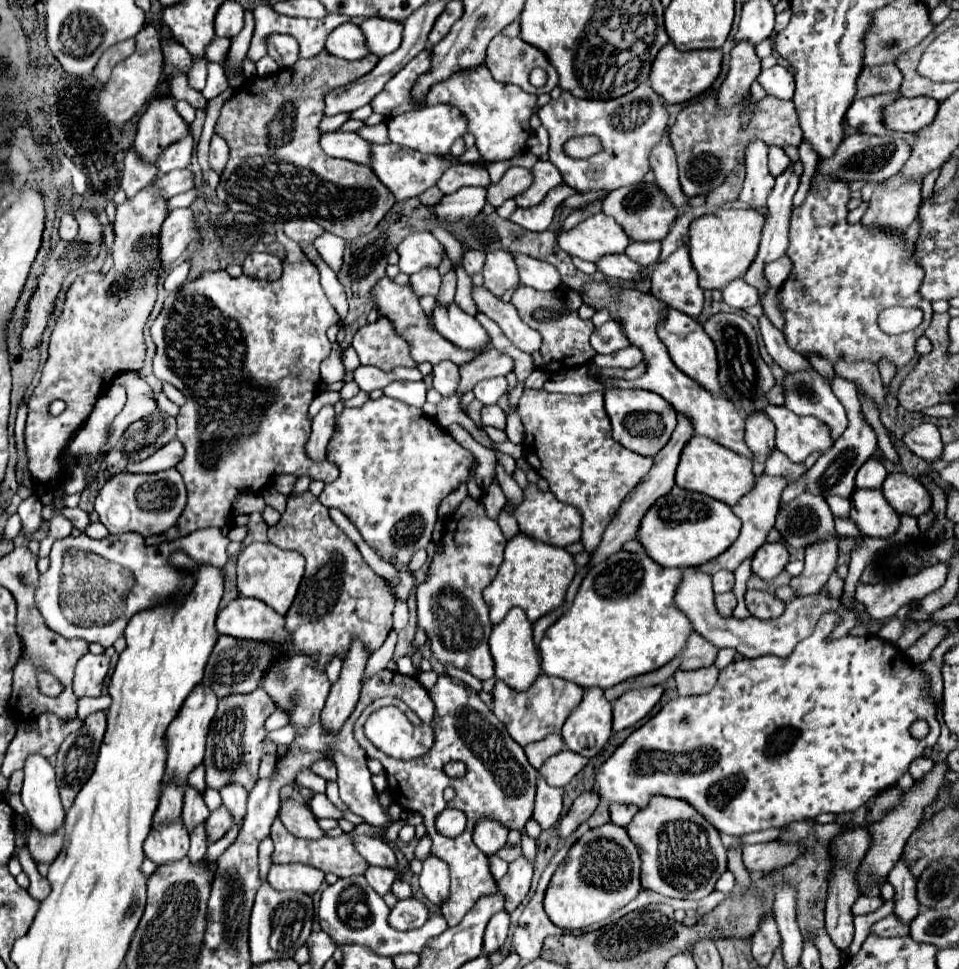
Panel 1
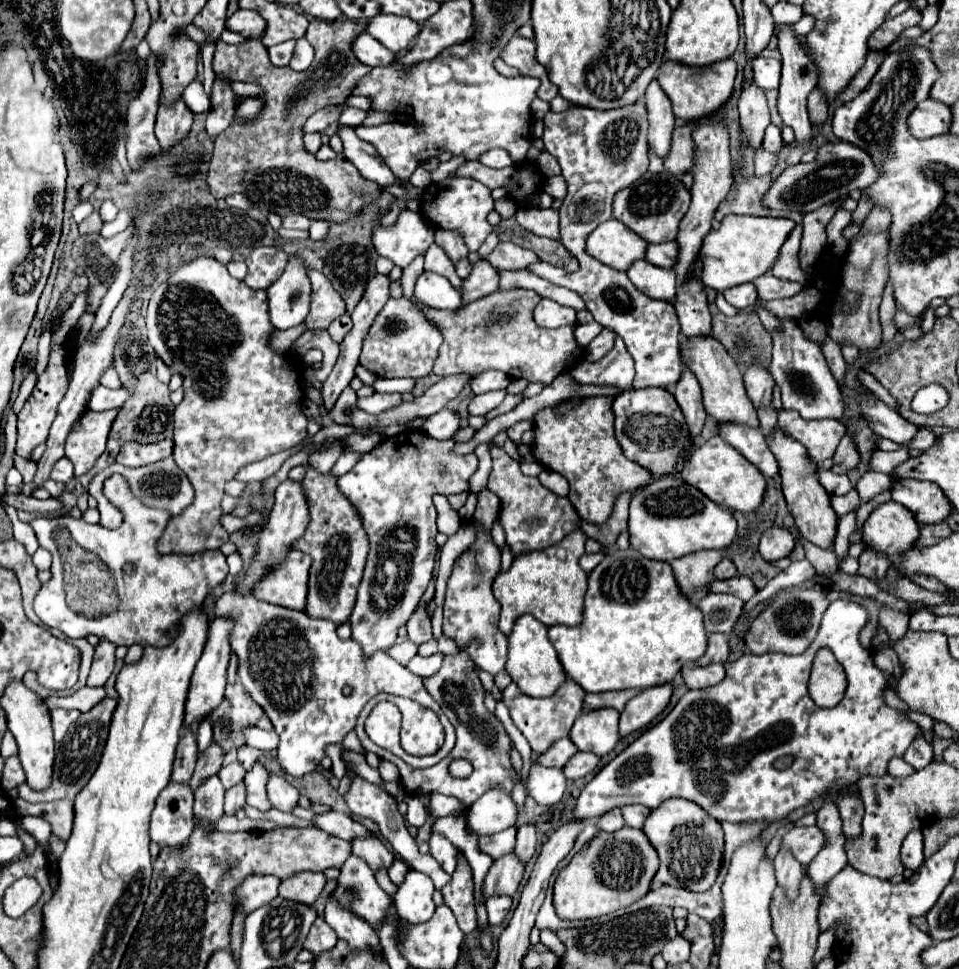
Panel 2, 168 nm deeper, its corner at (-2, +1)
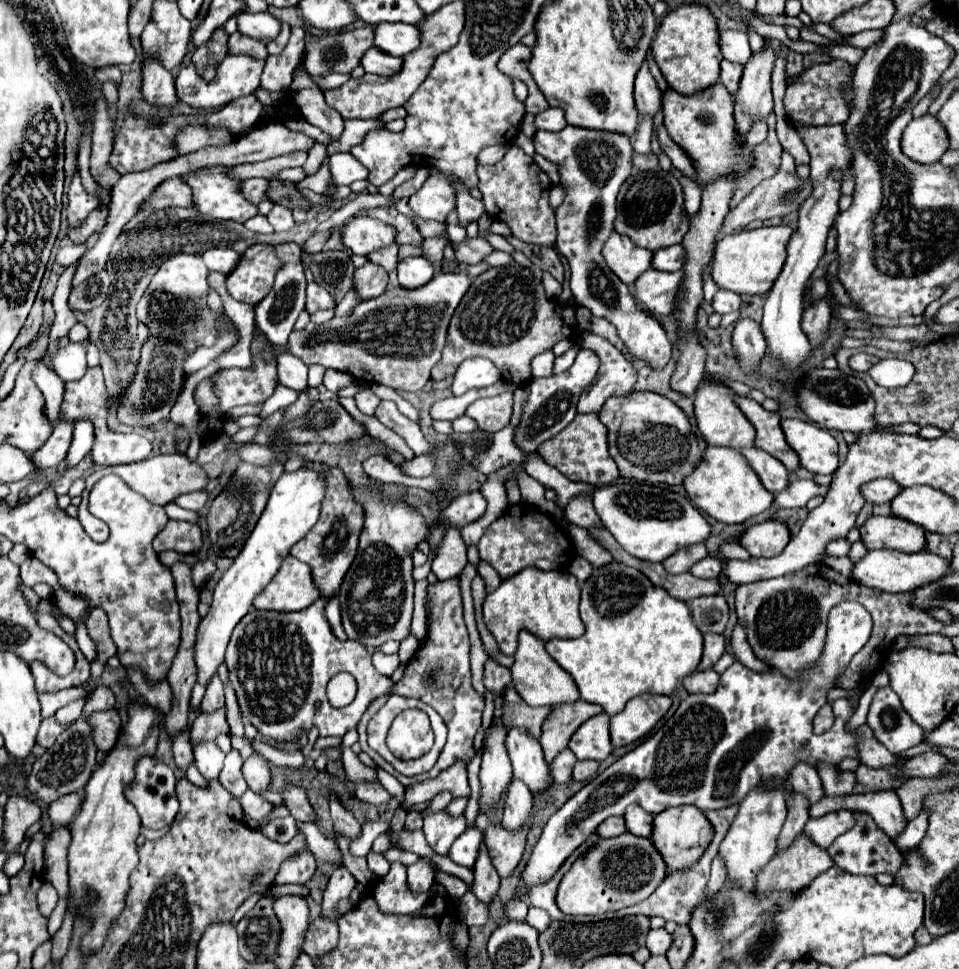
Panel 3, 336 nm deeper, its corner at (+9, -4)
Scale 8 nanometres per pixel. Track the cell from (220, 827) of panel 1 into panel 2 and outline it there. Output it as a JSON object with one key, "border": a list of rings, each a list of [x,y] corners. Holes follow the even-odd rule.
{"border":[[[245,785],[225,791],[225,815],[235,815],[245,805]]]}

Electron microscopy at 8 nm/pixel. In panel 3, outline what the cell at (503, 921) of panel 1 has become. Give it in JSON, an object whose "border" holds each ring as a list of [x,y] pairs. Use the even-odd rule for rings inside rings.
{"border":[[[486,844],[480,846],[480,852],[478,852],[472,872],[474,872],[474,894],[478,896],[478,900],[490,904],[498,892],[500,876],[496,874],[496,868],[492,866]]]}

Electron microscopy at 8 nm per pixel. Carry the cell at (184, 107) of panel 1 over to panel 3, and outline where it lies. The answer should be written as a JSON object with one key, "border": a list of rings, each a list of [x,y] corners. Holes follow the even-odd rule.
{"border":[[[226,54],[218,64],[216,64],[216,76],[212,82],[204,82],[200,78],[200,74],[196,72],[194,62],[186,62],[176,78],[176,94],[180,100],[184,100],[186,104],[190,104],[192,108],[204,108],[204,110],[212,110],[218,106],[224,106],[240,96],[250,96],[256,92],[256,88],[260,86],[260,76],[262,70],[266,66],[266,60],[258,60],[246,54]]]}

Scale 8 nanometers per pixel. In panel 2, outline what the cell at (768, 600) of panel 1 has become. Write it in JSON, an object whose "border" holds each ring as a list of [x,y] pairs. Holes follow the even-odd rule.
{"border":[[[737,575],[737,577],[733,577],[731,581],[719,581],[719,579],[717,579],[717,581],[713,581],[711,591],[735,595],[735,597],[739,597],[743,603],[747,603],[747,601],[757,593],[753,581],[751,581],[749,577],[743,577],[743,575]]]}

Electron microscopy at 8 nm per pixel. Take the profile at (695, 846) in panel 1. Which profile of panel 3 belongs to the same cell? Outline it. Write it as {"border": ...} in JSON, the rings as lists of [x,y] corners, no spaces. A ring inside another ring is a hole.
{"border":[[[676,806],[672,810],[664,810],[664,814],[658,814],[654,818],[652,838],[656,842],[656,848],[660,848],[660,854],[664,854],[670,870],[682,870],[684,866],[692,866],[692,862],[696,862],[696,858],[700,858],[700,854],[704,854],[704,850],[708,848],[712,836],[714,828],[710,820],[696,806]]]}

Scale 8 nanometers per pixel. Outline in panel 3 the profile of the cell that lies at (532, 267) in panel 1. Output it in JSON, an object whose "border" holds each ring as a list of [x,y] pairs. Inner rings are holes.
{"border":[[[466,236],[460,244],[452,244],[452,250],[458,262],[468,262],[468,264],[482,262],[484,256],[492,252],[488,240],[482,236],[474,236],[474,238]]]}

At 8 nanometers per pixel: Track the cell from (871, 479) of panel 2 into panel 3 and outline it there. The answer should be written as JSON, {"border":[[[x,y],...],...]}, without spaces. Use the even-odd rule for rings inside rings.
{"border":[[[878,478],[874,482],[864,484],[864,498],[872,504],[892,502],[900,492],[902,492],[902,486],[898,486],[890,478]]]}

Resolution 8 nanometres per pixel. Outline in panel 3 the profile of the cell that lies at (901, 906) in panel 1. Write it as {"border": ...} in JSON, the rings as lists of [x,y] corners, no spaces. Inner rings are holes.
{"border":[[[878,790],[878,792],[858,792],[846,796],[828,796],[824,794],[812,808],[810,816],[824,816],[826,812],[850,808],[850,810],[864,810],[874,818],[880,830],[884,830],[890,838],[896,838],[904,828],[906,820],[902,814],[900,798],[894,790]]]}

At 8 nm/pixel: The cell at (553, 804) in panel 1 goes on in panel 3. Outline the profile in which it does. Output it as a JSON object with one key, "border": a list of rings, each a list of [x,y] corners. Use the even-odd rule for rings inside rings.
{"border":[[[512,728],[506,738],[508,756],[512,760],[514,776],[530,786],[532,794],[542,792],[550,786],[550,770],[544,762],[540,742],[524,728]]]}

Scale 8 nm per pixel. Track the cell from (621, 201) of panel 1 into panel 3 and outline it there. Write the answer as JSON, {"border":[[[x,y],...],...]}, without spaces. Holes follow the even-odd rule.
{"border":[[[648,170],[636,172],[626,178],[618,192],[618,218],[616,218],[616,232],[628,234],[638,246],[644,246],[652,252],[660,248],[668,248],[672,244],[680,244],[684,234],[688,232],[690,218],[684,210],[684,196],[680,182],[666,174],[664,170]]]}

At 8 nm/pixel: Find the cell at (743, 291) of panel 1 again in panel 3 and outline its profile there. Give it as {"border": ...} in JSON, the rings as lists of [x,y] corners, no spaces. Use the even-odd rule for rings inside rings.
{"border":[[[718,290],[716,296],[712,298],[712,308],[718,312],[718,314],[728,314],[728,312],[734,312],[738,310],[742,304],[740,296],[736,292],[730,292],[730,290]]]}

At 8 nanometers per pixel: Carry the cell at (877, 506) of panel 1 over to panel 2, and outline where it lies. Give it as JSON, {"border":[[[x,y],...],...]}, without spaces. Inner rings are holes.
{"border":[[[889,501],[877,505],[863,525],[863,541],[889,557],[911,549],[919,537],[919,525],[911,511]]]}

